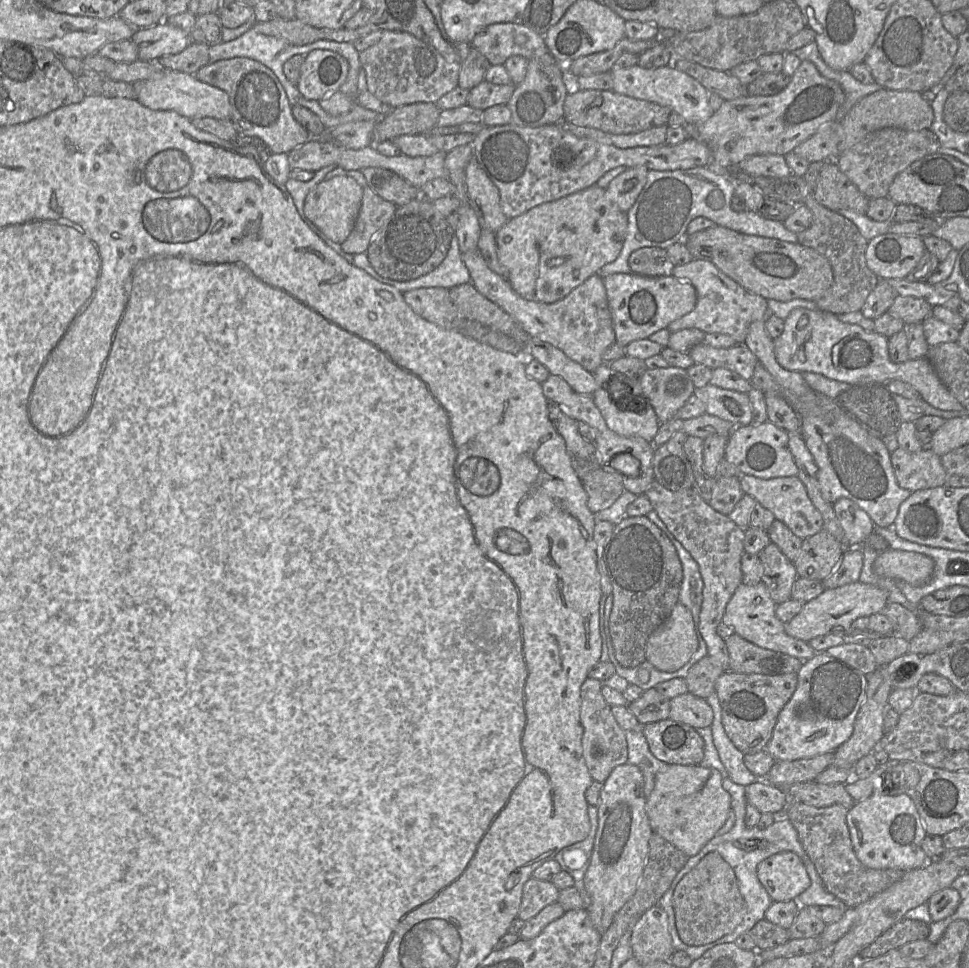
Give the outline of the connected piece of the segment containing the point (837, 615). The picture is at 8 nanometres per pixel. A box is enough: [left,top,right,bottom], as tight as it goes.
[785,581,888,642]

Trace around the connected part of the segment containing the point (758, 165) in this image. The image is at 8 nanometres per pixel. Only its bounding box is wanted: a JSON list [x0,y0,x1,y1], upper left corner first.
[738,154,792,178]

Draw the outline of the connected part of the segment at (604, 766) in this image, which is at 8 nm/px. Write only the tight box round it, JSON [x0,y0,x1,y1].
[580,678,628,783]

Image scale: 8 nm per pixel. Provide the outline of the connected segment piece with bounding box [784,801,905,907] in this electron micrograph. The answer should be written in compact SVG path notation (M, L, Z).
M790 801L786 805L784 817L795 827L799 840L813 862L825 889L839 898L846 907L855 907L899 881L905 871L871 869L859 861L850 839L846 822L847 812L848 809L839 804L815 807L800 801Z

